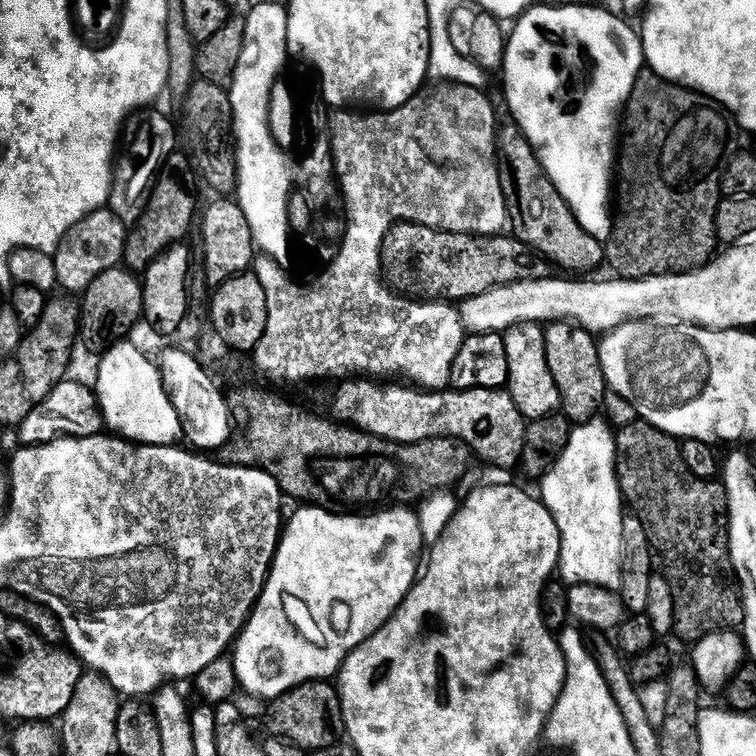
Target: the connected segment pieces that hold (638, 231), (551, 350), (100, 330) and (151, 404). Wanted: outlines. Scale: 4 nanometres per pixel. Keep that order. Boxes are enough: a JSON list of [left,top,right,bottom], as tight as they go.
[[606,74,733,280],[546,322,606,425],[80,266,144,354],[94,366,182,448]]

